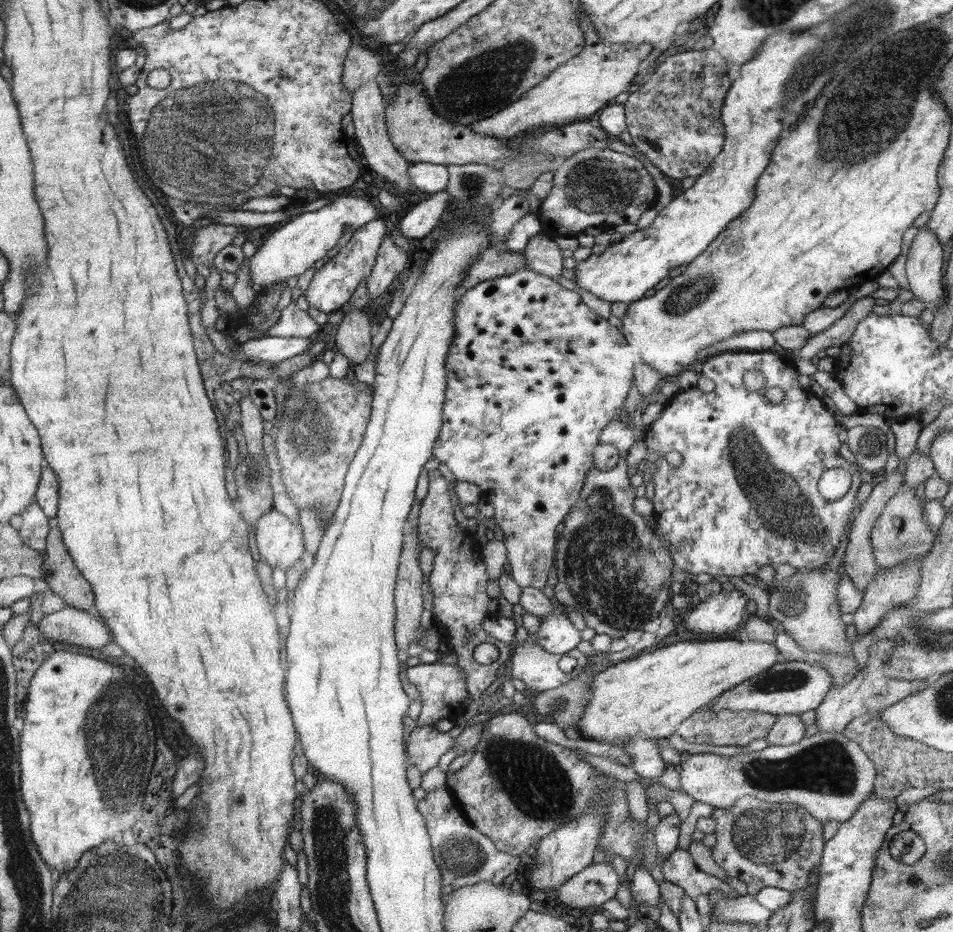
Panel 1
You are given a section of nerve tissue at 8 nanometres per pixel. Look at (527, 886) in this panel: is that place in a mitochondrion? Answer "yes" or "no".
no

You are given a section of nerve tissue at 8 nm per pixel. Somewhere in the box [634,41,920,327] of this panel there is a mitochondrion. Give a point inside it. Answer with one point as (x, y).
(859, 118)

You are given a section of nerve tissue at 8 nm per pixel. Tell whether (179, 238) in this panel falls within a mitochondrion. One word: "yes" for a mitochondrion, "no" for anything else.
no

